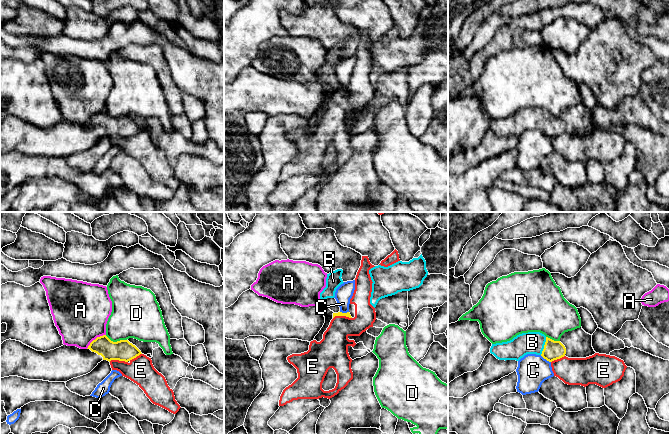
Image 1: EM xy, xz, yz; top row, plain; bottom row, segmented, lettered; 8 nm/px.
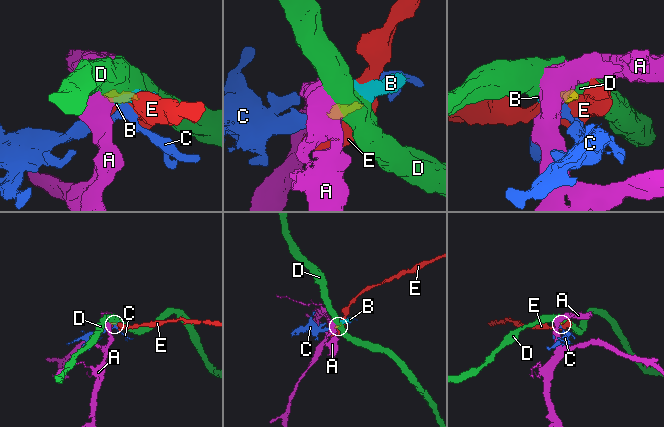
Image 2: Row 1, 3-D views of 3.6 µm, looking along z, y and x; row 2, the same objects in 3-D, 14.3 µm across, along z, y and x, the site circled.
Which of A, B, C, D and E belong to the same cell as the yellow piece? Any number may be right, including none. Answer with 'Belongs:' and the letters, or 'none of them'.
Belongs: B

